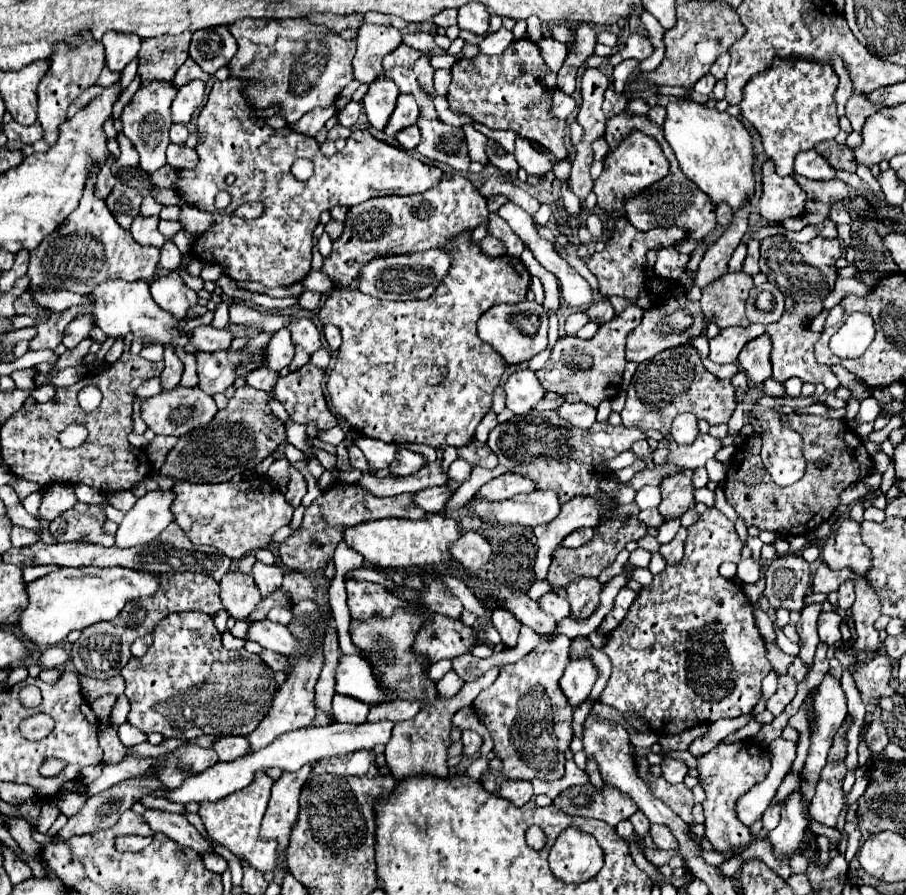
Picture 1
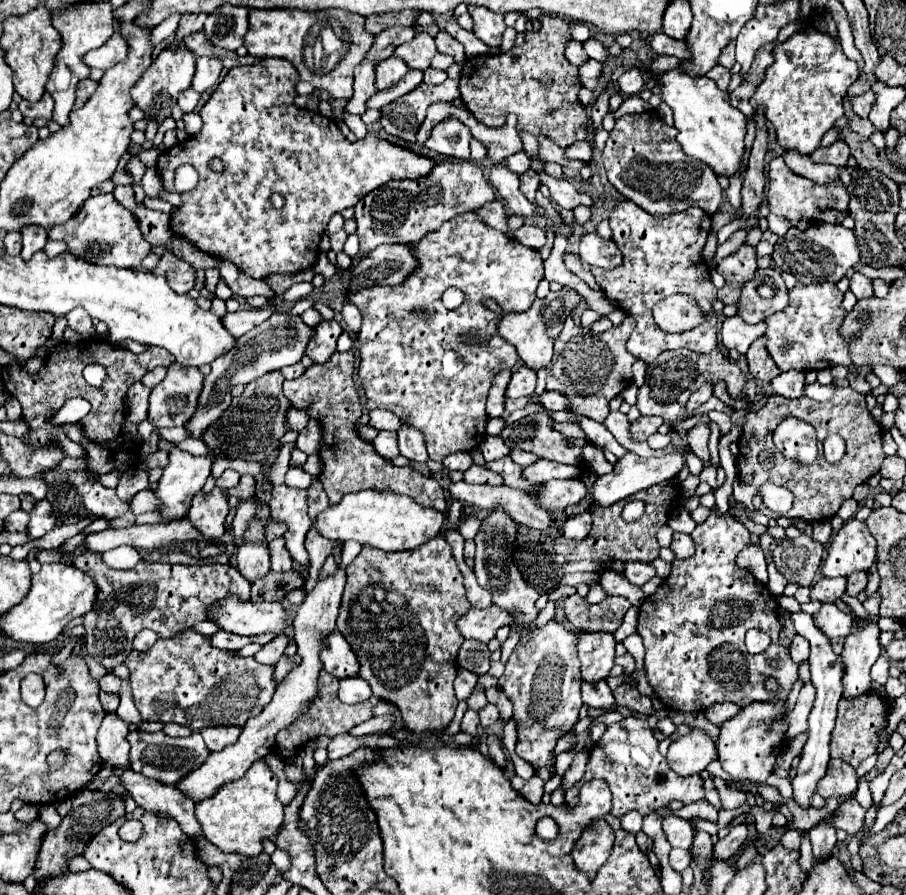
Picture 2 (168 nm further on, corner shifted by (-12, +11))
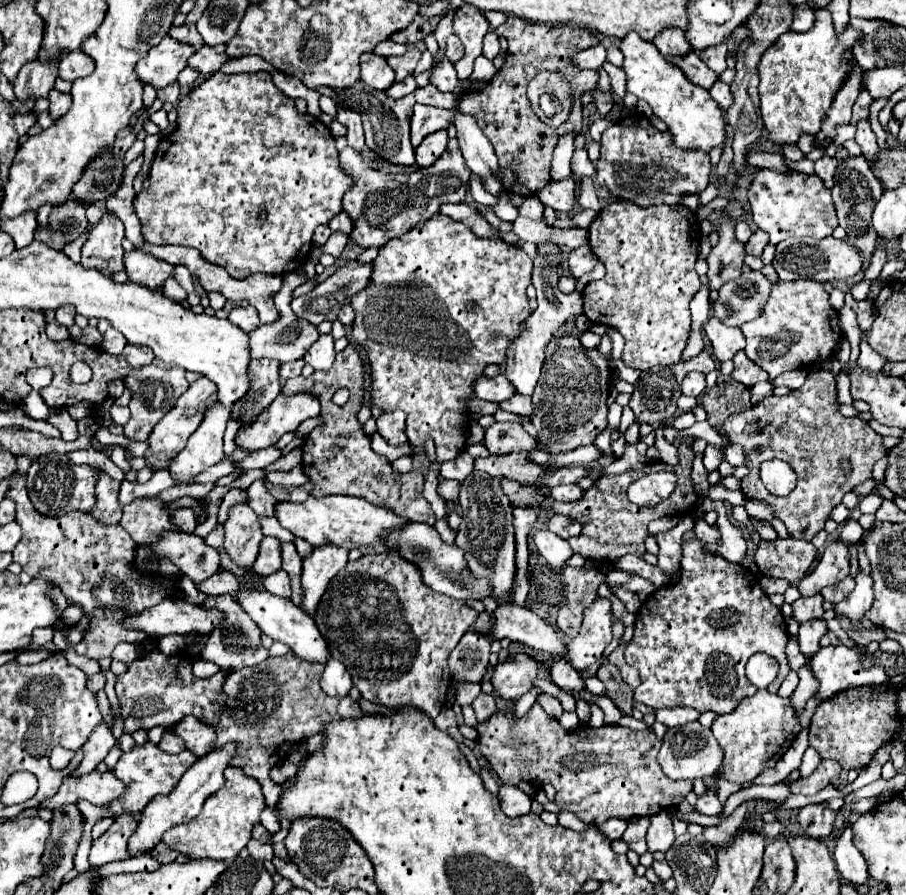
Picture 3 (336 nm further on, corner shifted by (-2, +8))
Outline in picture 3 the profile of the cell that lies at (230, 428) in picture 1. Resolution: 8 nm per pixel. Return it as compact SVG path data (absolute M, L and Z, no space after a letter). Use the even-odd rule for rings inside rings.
M274 359L250 361L250 391L230 409L230 419L238 419L240 429L246 427L246 423L252 423L280 393L282 383L278 367L280 363Z

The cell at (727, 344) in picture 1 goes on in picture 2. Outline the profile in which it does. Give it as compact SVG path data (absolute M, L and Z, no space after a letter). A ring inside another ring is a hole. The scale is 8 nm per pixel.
M732 316L732 318L724 318L722 322L722 330L720 330L720 336L722 336L722 344L724 348L728 350L738 350L740 354L746 354L746 350L750 348L750 344L760 338L764 334L764 322L760 324L746 324L744 320L740 320L738 316Z

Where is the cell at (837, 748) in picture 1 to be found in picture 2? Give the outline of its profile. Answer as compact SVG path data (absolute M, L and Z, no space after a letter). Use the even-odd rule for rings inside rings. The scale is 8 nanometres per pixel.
M864 692L856 698L850 698L850 700L842 698L838 702L838 718L830 740L832 758L840 758L848 762L852 768L858 768L864 758L876 754L876 748L880 744L878 732L888 724L888 714L890 714L890 702L888 698L884 700L882 698L884 696L878 696L874 692Z

